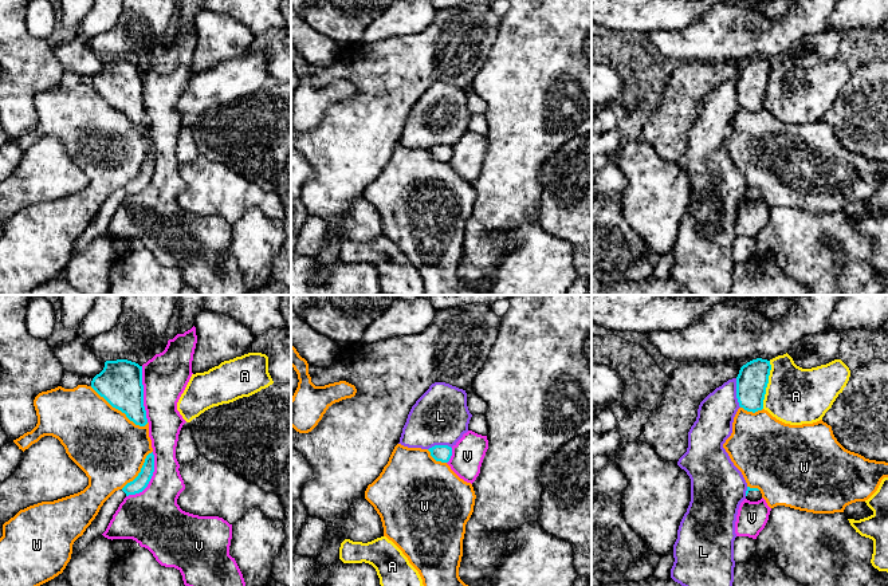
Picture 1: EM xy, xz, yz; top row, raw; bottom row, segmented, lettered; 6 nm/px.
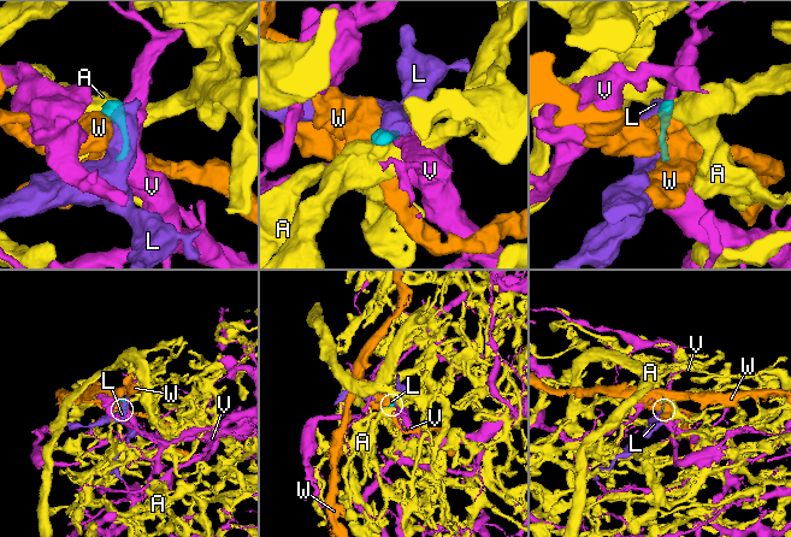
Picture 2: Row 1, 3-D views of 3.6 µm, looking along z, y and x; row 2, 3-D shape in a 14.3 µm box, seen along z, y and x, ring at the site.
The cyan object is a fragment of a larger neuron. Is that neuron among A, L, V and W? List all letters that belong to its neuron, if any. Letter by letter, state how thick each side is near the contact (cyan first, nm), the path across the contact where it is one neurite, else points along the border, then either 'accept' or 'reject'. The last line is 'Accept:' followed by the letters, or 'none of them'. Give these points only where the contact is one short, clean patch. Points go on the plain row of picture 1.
A: 190 nm thick on the cyan side, 340 nm on the other; border along yz (770, 61), (769, 82), (762, 107); reject
L: 190 nm thick on the cyan side, 220 nm on the other; reject
V: 260 nm thick on the cyan side, 280 nm on the other; reject
W: 260 nm thick on the cyan side, 420 nm on the other; reject
Accept: none of them

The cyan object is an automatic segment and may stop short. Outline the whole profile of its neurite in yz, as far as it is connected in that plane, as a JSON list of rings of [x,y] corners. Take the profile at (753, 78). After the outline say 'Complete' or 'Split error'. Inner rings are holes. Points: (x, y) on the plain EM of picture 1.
[[[762,58],[740,67],[736,76],[736,98],[740,107],[753,113],[763,109],[770,70],[770,60]]]. Complete

